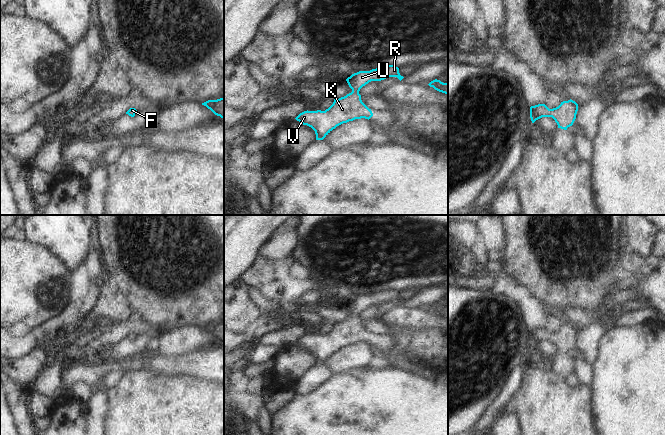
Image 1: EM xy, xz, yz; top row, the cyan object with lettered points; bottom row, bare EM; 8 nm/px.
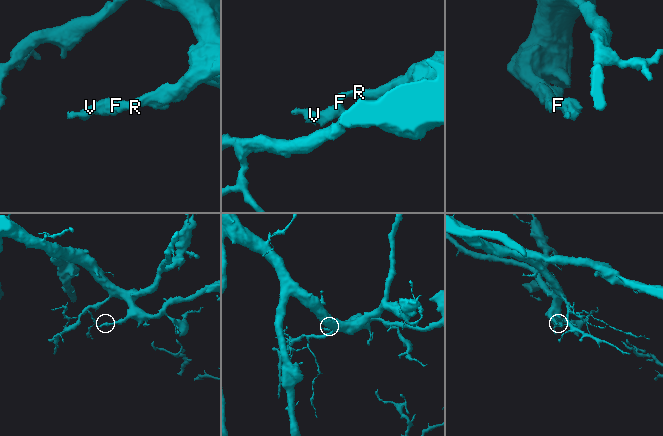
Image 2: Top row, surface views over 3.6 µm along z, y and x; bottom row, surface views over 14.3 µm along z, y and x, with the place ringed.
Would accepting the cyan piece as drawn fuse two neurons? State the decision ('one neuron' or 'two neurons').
one neuron

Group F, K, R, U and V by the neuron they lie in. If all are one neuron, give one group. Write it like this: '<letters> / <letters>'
F K R U V

